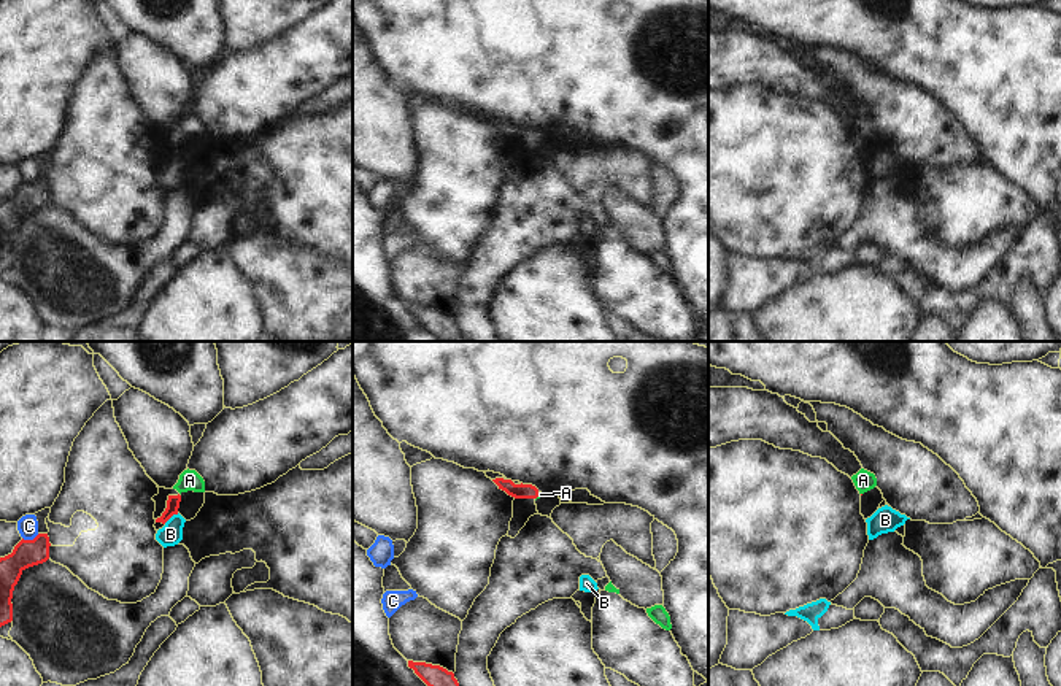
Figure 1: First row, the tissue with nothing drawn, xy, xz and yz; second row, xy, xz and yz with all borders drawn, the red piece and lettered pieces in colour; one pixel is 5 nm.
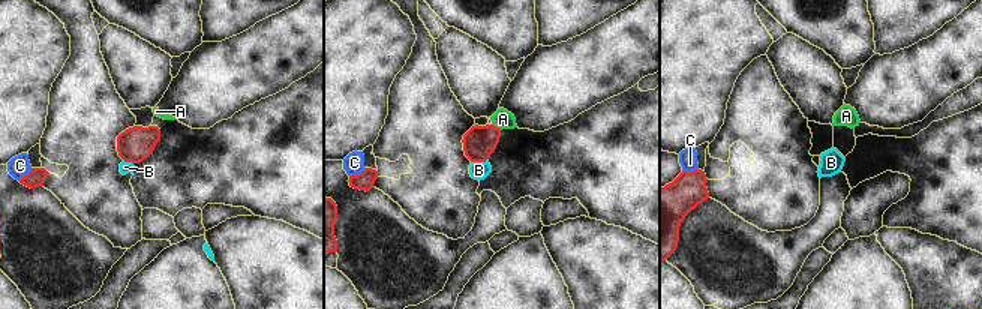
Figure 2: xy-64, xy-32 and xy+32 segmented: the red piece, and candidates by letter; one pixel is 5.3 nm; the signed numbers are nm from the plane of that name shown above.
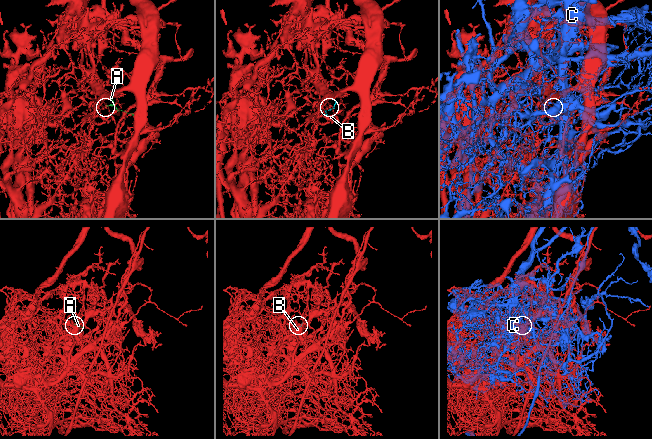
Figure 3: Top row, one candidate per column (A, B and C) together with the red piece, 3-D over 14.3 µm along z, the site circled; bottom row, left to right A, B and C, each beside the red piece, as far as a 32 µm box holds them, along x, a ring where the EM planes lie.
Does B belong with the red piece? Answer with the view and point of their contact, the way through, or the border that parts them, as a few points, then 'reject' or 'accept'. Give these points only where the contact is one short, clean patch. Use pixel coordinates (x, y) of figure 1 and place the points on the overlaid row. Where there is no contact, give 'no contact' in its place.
meets red in xy at (170, 516); border along xy (178, 513), (173, 513), (164, 523); reject

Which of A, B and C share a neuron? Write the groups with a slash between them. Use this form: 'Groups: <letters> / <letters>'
Groups: A / B C.

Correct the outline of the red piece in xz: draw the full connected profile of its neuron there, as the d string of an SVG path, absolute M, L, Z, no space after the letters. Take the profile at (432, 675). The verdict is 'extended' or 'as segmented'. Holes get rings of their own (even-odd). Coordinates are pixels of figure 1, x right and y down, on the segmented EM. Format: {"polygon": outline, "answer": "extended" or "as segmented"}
{"polygon": "M408 661L408 667L413 669L427 686L459 686L454 673L440 665Z", "answer": "as segmented"}

